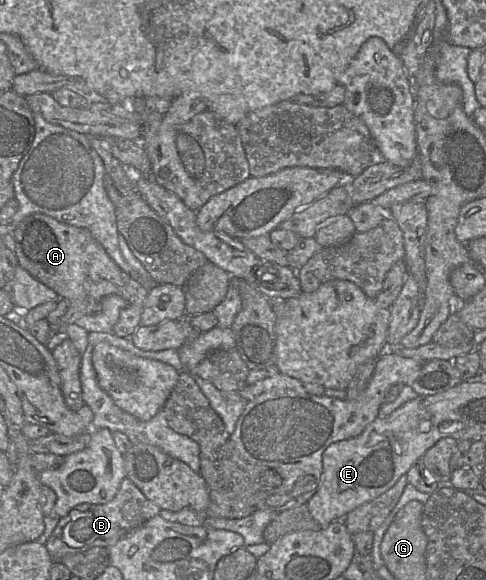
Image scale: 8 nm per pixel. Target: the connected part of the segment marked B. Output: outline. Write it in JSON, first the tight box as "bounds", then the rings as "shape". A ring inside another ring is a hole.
{"bounds":[45,478,161,562],"shape":[[[125,478],[115,497],[106,504],[79,504],[70,512],[60,517],[56,528],[45,543],[45,546],[54,562],[69,554],[82,552],[92,547],[109,548],[130,531],[141,526],[151,518],[159,515],[161,508],[147,499],[140,489],[129,479]],[[68,535],[73,540],[85,542],[82,547],[70,547],[65,542]]]}

